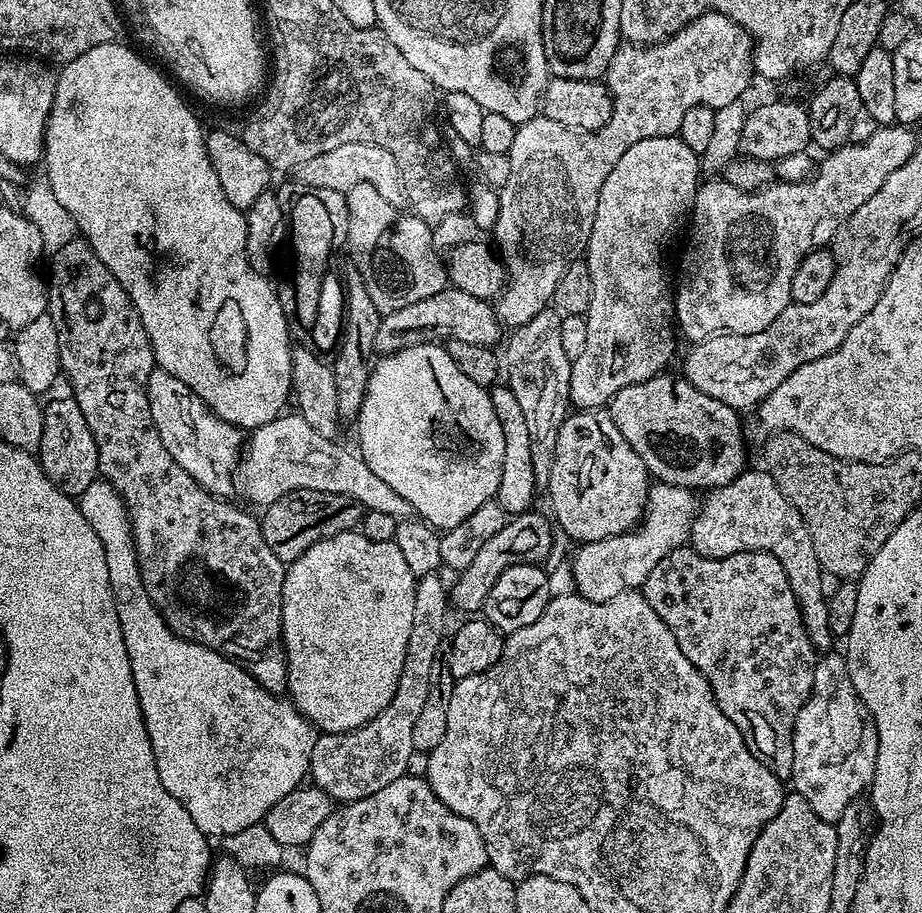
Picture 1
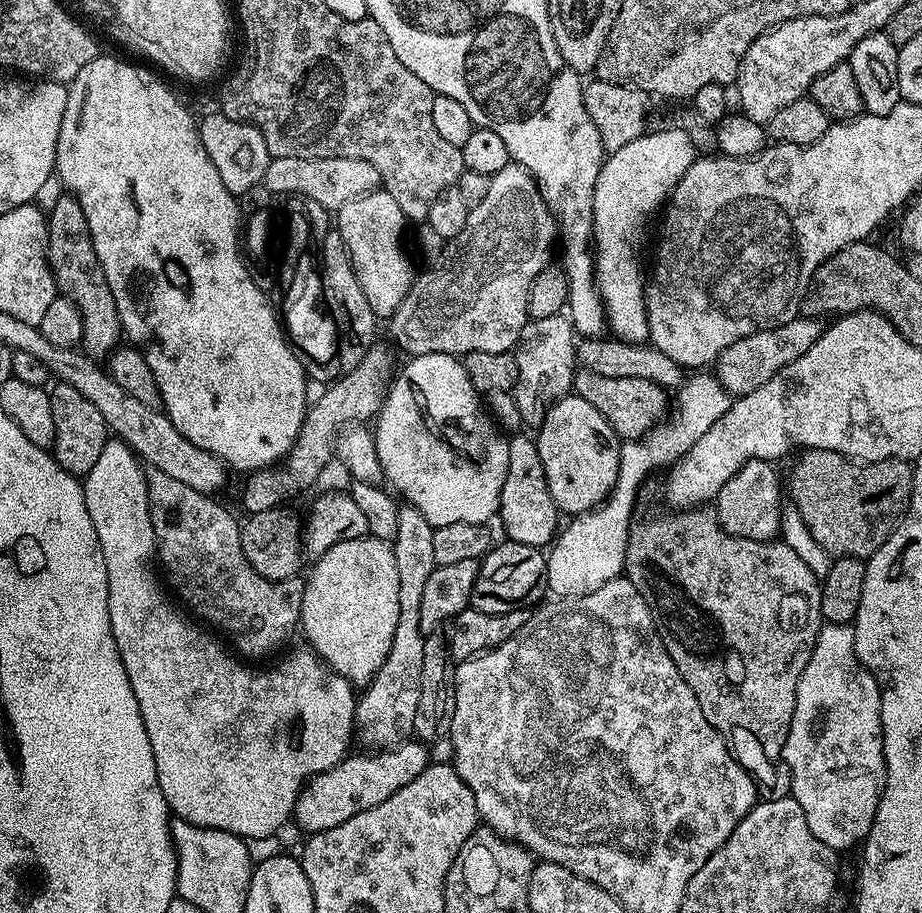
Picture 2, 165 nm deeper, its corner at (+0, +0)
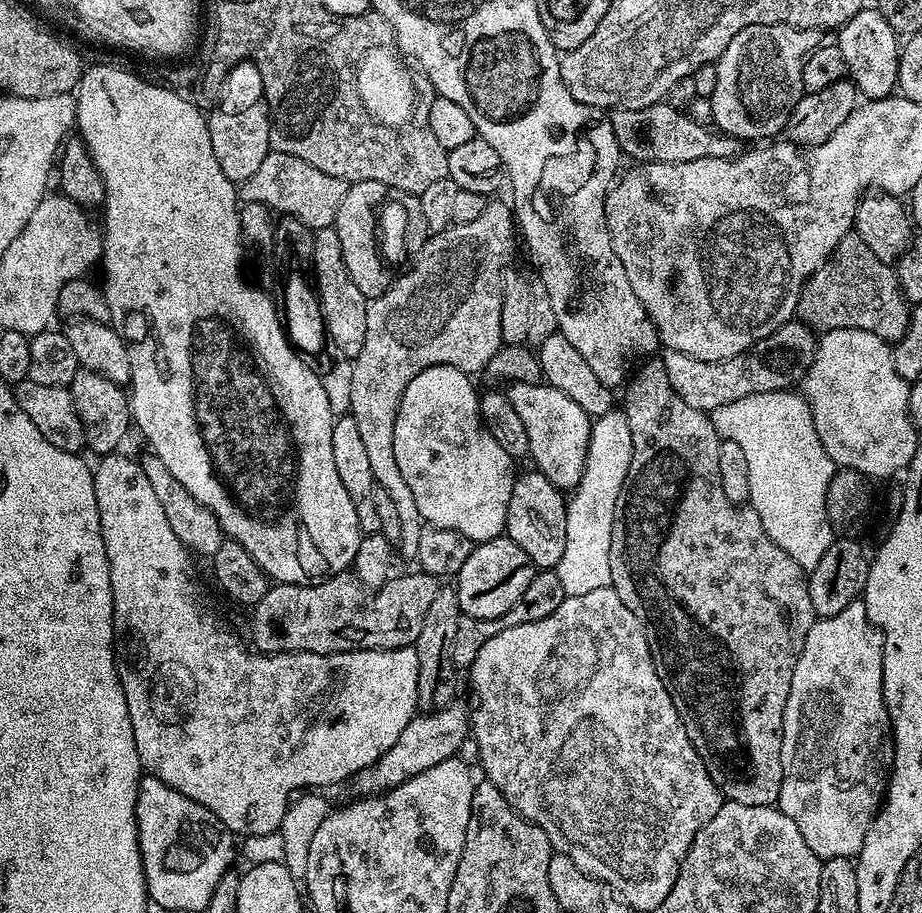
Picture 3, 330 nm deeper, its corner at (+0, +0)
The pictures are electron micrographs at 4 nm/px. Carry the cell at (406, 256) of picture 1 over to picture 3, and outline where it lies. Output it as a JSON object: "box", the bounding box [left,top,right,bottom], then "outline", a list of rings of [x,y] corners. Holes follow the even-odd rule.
{"box":[334,182,393,302],"outline":[[[358,182],[357,184],[349,183],[346,194],[342,202],[338,205],[338,214],[334,225],[338,234],[338,243],[342,245],[342,262],[346,262],[346,270],[350,270],[350,278],[358,290],[369,302],[378,299],[392,284],[393,273],[388,273],[388,268],[384,265],[384,260],[380,257],[380,248],[376,245],[376,211],[380,208],[380,203],[384,200],[384,195],[389,195],[390,189],[382,182]]]}

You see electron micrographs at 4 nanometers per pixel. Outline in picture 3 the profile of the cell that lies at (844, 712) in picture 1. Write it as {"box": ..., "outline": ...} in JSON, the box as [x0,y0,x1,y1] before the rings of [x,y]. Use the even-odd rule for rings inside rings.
{"box":[778,599,896,861],"outline":[[[863,599],[850,602],[846,610],[838,610],[833,616],[819,617],[810,626],[806,634],[806,642],[802,646],[802,654],[798,658],[798,666],[794,666],[794,674],[790,682],[790,694],[786,698],[786,710],[784,711],[784,733],[782,734],[782,790],[778,807],[780,811],[798,826],[802,838],[806,838],[806,846],[814,850],[821,861],[839,856],[849,858],[859,857],[866,834],[870,830],[872,821],[876,819],[876,813],[880,811],[888,790],[888,782],[892,775],[892,759],[896,753],[896,741],[892,738],[892,719],[888,716],[888,707],[884,701],[882,690],[882,658],[884,657],[884,633],[878,631],[870,622],[866,614],[866,606]]]}

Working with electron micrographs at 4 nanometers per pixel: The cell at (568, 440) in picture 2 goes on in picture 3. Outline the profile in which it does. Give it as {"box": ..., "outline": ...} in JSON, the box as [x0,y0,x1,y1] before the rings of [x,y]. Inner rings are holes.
{"box":[506,382,593,489],"outline":[[[547,382],[510,384],[507,385],[506,395],[518,418],[522,418],[522,426],[526,426],[528,456],[536,463],[533,464],[535,471],[550,478],[555,488],[575,489],[586,466],[593,417],[589,416],[586,410],[582,410],[582,406],[574,402],[574,398],[566,398],[562,390],[550,386]]]}

